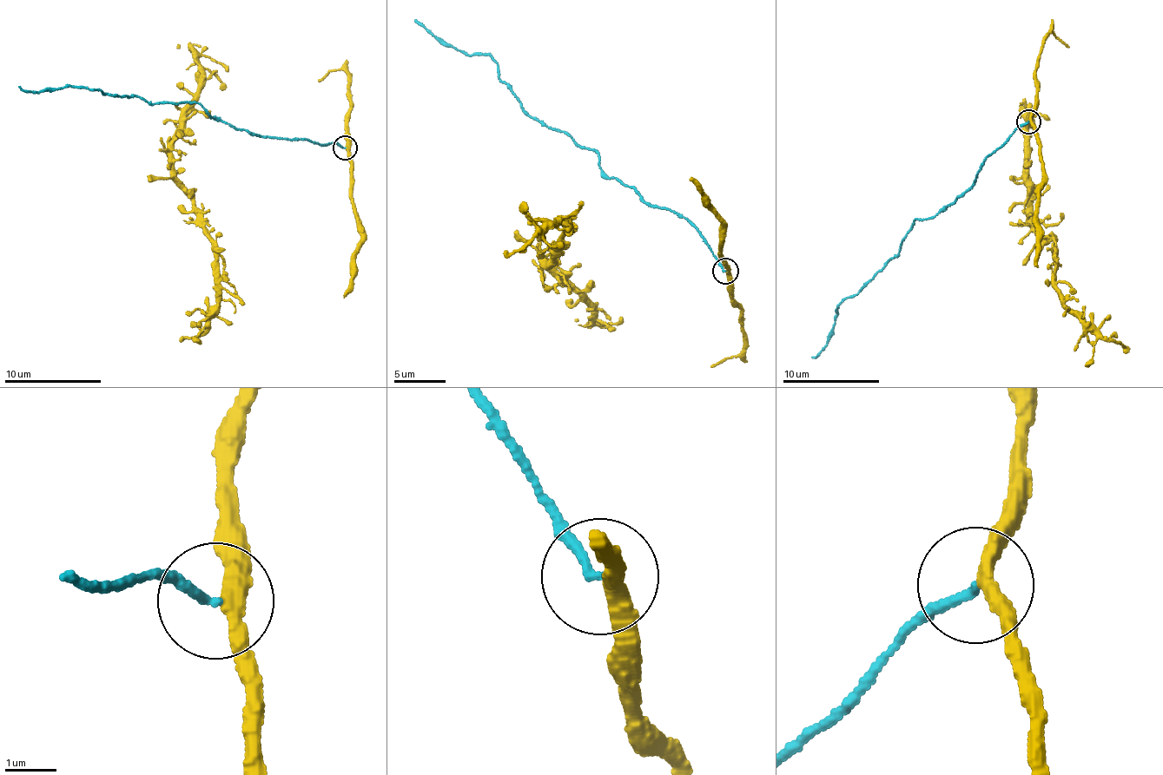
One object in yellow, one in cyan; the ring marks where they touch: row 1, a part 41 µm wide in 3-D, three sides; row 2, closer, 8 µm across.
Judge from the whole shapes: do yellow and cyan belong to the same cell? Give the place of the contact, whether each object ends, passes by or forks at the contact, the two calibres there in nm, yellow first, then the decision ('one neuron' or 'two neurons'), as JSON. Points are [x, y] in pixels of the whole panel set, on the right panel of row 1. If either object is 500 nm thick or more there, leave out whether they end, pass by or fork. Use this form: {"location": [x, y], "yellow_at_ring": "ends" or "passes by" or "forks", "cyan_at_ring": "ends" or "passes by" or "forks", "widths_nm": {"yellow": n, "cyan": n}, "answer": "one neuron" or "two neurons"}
{"location": [1028, 121], "yellow_at_ring": "passes by", "cyan_at_ring": "ends", "widths_nm": {"yellow": 300, "cyan": 170}, "answer": "one neuron"}

